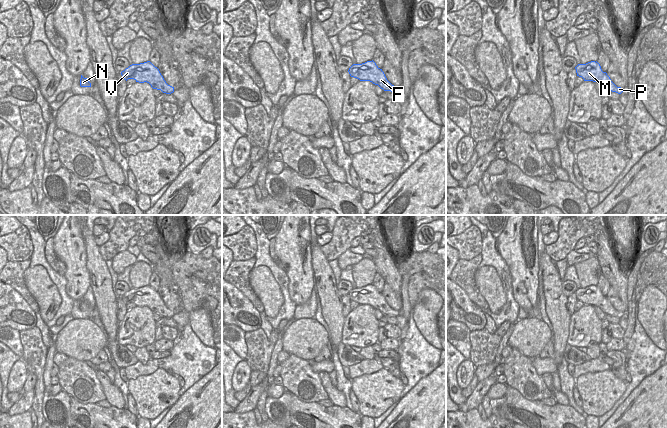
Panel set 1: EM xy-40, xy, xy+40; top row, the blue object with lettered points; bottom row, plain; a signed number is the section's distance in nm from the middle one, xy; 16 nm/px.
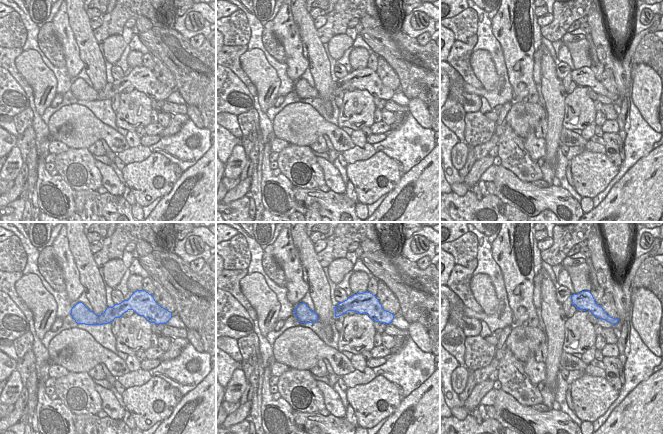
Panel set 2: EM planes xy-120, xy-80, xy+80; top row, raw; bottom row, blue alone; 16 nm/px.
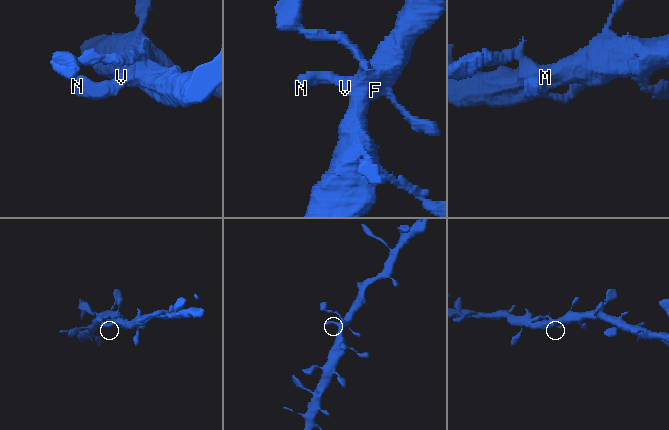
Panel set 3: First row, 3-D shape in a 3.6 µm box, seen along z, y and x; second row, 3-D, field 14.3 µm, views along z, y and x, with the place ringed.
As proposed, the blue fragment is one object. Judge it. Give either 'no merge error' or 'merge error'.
no merge error

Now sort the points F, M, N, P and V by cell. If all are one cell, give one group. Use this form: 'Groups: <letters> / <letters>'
Groups: F M N P V.

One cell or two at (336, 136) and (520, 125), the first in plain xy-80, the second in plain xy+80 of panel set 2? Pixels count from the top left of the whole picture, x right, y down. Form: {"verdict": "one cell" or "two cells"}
{"verdict": "one cell"}

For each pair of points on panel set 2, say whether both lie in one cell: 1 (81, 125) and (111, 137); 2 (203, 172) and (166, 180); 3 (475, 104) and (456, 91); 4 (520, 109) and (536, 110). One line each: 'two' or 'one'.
1: one
2: two
3: one
4: one

